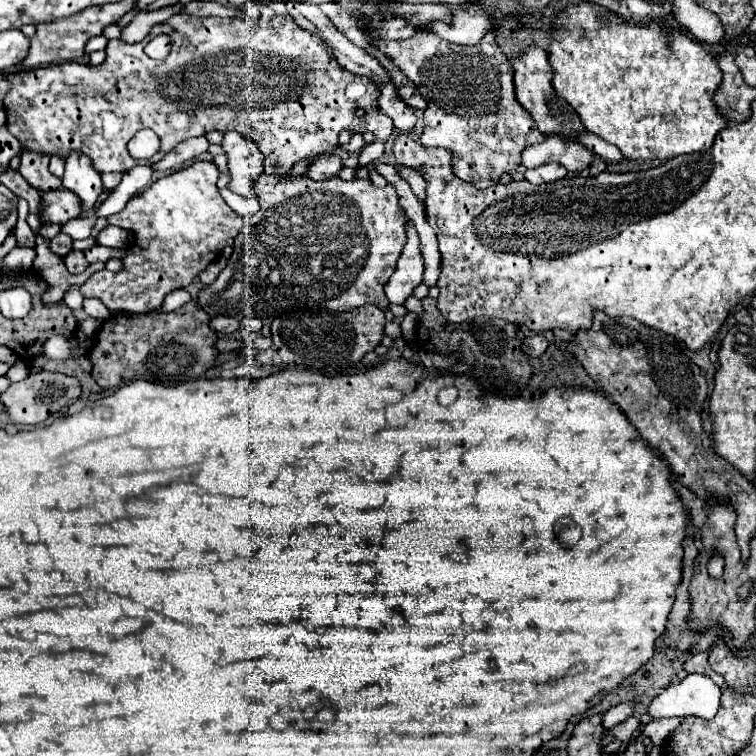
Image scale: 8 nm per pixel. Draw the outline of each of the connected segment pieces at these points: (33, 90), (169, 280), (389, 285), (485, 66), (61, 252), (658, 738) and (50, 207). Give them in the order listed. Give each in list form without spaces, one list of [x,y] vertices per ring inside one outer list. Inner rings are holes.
[[[269,6],[260,10],[259,19],[255,22],[240,20],[240,18],[202,18],[202,16],[176,14],[170,20],[166,20],[162,24],[156,24],[152,28],[152,32],[142,42],[138,42],[138,44],[128,44],[122,38],[110,40],[108,46],[106,46],[106,60],[100,66],[90,66],[90,64],[84,66],[84,64],[76,64],[76,62],[66,62],[66,64],[54,64],[54,66],[46,66],[46,68],[34,68],[34,70],[28,70],[28,72],[22,70],[22,72],[16,72],[16,74],[8,74],[6,78],[12,82],[12,90],[4,98],[4,108],[6,108],[6,114],[8,114],[6,126],[22,142],[22,146],[26,150],[42,152],[42,154],[50,154],[50,156],[52,154],[60,154],[62,158],[66,158],[68,152],[72,152],[72,150],[80,150],[80,152],[84,152],[86,156],[92,158],[94,168],[98,172],[122,172],[124,174],[134,164],[156,164],[172,148],[176,148],[180,142],[184,142],[188,138],[204,136],[210,130],[220,130],[220,132],[236,130],[236,132],[242,132],[244,136],[248,136],[250,140],[258,142],[260,152],[264,152],[264,172],[266,174],[284,176],[302,158],[334,152],[338,148],[338,136],[340,136],[342,130],[370,130],[370,132],[374,132],[376,140],[380,140],[380,142],[386,142],[390,138],[392,130],[394,130],[392,120],[386,114],[382,114],[378,110],[378,106],[376,106],[376,102],[378,102],[378,88],[374,88],[374,84],[370,84],[370,80],[346,72],[342,66],[338,66],[338,62],[334,60],[334,56],[330,56],[330,50],[322,44],[322,40],[318,40],[318,36],[312,36],[304,28],[298,28],[288,14],[276,14]],[[156,32],[164,32],[164,34],[172,32],[172,38],[174,38],[174,48],[168,54],[168,58],[164,58],[164,60],[152,60],[144,52],[144,46],[156,36]],[[358,110],[362,110],[364,116],[358,116]],[[140,128],[154,130],[160,136],[160,142],[162,142],[158,154],[152,156],[152,158],[148,158],[148,160],[134,160],[134,158],[130,158],[130,154],[126,150],[128,140]]]
[[[194,162],[188,168],[182,168],[178,172],[172,172],[170,176],[164,176],[156,180],[152,186],[148,186],[142,194],[134,196],[128,200],[126,208],[114,216],[108,216],[108,222],[112,226],[124,228],[134,236],[134,250],[132,246],[128,250],[128,256],[122,260],[124,270],[118,274],[112,274],[108,270],[94,272],[82,286],[80,292],[84,298],[100,298],[112,314],[118,312],[152,312],[158,310],[172,290],[186,288],[198,272],[202,272],[210,262],[214,262],[222,248],[232,246],[234,238],[244,226],[244,218],[238,216],[220,196],[218,192],[218,182],[220,170],[216,168],[214,162]]]
[[[410,222],[408,230],[406,230],[406,244],[398,258],[396,272],[390,276],[390,280],[384,286],[384,292],[386,292],[386,298],[390,304],[404,304],[412,296],[414,288],[418,284],[422,284],[424,264],[422,264],[418,246],[420,246],[418,232],[416,232],[414,224]]]
[[[420,34],[406,44],[380,40],[378,48],[428,100],[420,142],[450,150],[454,174],[476,188],[488,188],[504,172],[514,172],[520,166],[520,152],[544,140],[532,116],[516,100],[512,64],[494,36],[486,36],[476,46],[460,46]]]
[[[58,234],[58,236],[52,238],[50,248],[52,248],[54,254],[58,254],[58,256],[66,256],[66,254],[72,250],[72,238],[66,236],[66,234]]]
[[[680,718],[652,720],[650,724],[646,724],[646,726],[642,728],[642,736],[648,736],[648,738],[654,742],[654,746],[662,746],[662,740],[666,740],[668,734],[680,726],[680,722],[682,722]]]
[[[56,188],[44,194],[40,204],[40,218],[42,222],[56,222],[64,224],[72,218],[78,218],[82,214],[82,200],[74,192],[68,192],[66,188]]]

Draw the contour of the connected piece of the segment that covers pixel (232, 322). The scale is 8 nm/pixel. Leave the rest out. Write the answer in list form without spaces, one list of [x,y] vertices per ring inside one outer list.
[[[216,316],[210,320],[210,328],[214,332],[222,332],[222,334],[232,334],[232,332],[240,330],[240,326],[242,326],[242,322],[232,316]]]

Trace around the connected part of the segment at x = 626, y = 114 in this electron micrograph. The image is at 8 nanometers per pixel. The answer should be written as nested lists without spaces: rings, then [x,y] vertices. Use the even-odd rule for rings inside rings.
[[[578,2],[552,20],[556,28],[548,62],[554,68],[552,86],[582,118],[588,132],[614,144],[628,160],[670,160],[682,154],[710,150],[720,130],[728,128],[728,120],[718,114],[714,92],[722,82],[722,70],[716,58],[706,54],[702,46],[686,36],[666,36],[662,26],[650,22],[646,26],[628,24],[606,8],[590,2]],[[670,42],[670,50],[666,44]]]

